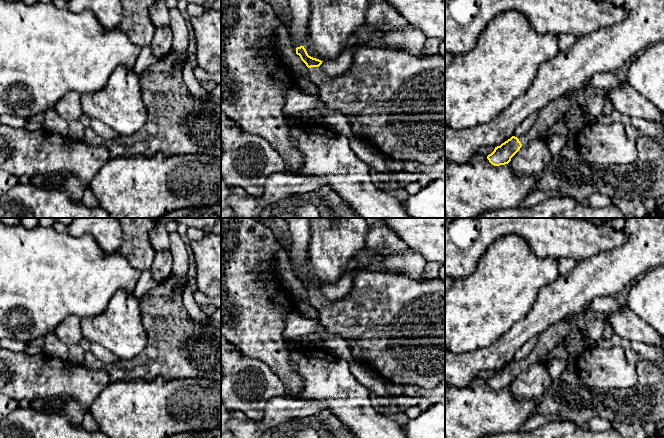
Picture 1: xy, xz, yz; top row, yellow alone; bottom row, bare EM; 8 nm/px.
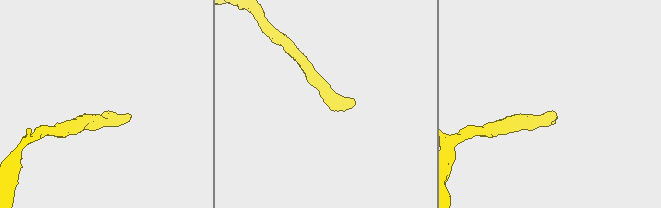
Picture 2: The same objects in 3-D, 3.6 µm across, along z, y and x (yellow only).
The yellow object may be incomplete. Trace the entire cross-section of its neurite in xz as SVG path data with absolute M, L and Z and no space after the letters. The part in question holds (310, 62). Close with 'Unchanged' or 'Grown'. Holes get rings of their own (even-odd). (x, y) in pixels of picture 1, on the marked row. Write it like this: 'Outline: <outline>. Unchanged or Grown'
Outline: M304 46L297 47L296 54L300 56L301 60L306 64L308 68L319 67L323 62L319 59L309 56Z. Unchanged

